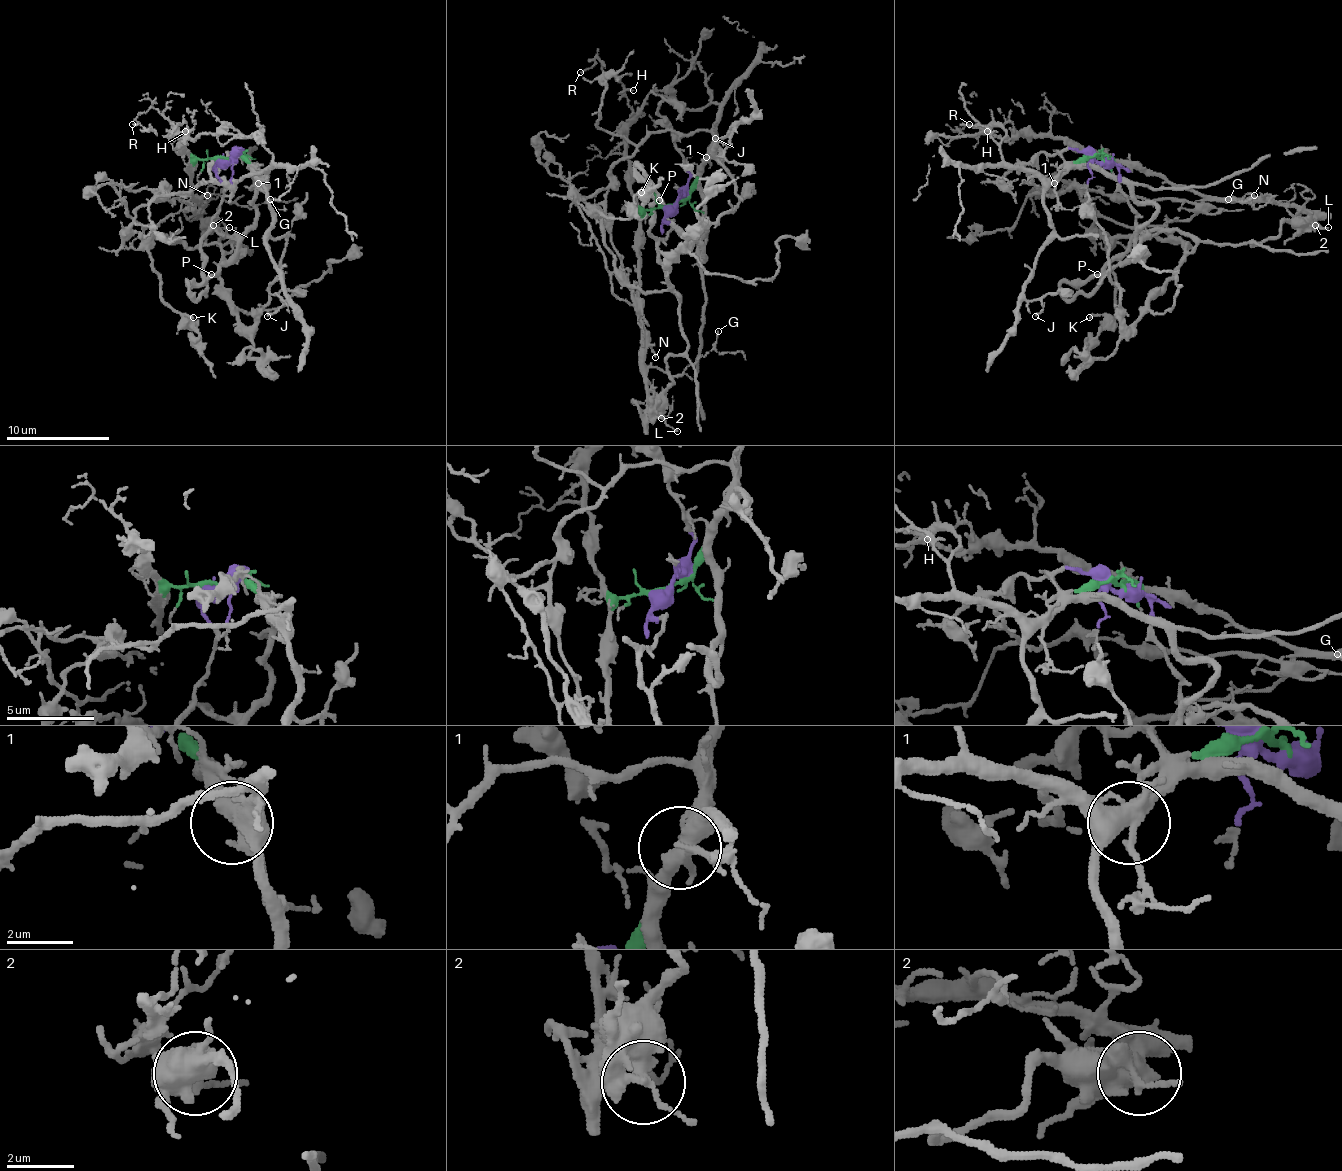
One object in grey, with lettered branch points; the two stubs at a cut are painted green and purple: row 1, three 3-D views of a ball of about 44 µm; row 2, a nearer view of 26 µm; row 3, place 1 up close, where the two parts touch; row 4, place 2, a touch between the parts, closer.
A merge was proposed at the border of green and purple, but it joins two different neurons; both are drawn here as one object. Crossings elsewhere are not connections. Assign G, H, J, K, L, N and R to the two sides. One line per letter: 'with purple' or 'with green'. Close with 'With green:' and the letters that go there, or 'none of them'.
G: with green
H: with green
J: with purple
K: with purple
L: with green
N: with green
R: with green
With green: G, H, L, N, R

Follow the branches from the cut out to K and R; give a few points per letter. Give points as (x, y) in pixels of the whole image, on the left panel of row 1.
K: (227, 159), (209, 229), (233, 247), (150, 242), (160, 297), (194, 317)
R: (227, 159), (196, 159), (183, 149), (178, 136), (183, 123), (168, 136), (157, 136), (150, 128), (131, 123)

